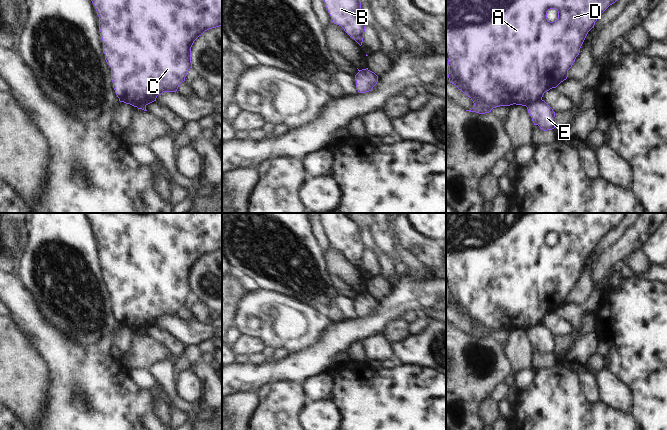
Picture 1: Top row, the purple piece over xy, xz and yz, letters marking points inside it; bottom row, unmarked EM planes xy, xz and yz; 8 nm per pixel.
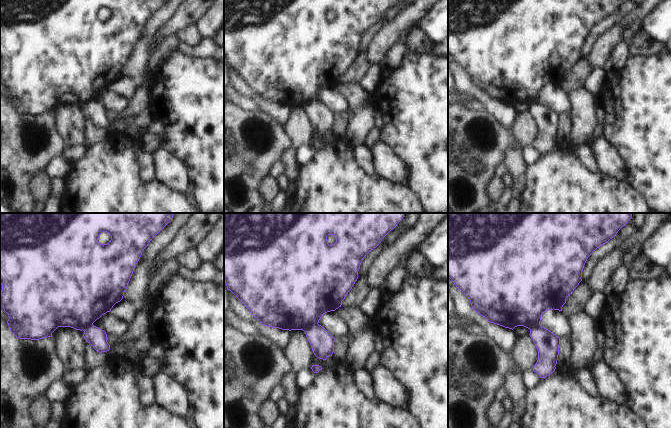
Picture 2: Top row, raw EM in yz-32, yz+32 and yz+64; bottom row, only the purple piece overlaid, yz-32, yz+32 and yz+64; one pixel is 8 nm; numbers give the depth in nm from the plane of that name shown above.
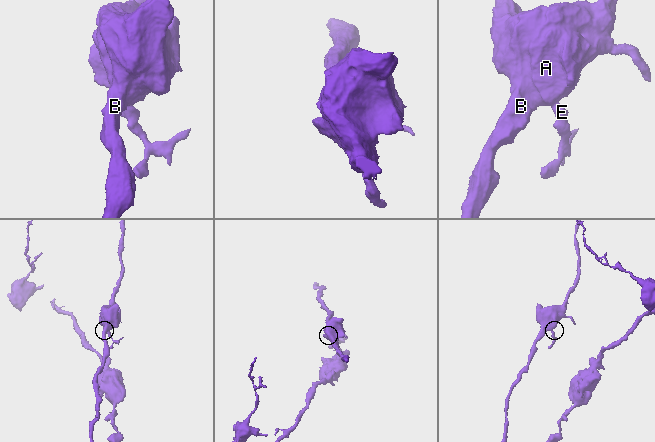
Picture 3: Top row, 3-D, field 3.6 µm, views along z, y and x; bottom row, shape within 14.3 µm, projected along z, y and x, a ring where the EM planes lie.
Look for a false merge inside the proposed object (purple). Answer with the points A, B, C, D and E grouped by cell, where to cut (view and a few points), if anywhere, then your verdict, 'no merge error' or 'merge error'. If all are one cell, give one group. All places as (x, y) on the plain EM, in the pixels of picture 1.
groups A B C D / E; cut yz (541, 322), (526, 330); merge error

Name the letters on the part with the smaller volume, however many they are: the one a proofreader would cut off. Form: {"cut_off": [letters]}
{"cut_off": ["E"]}

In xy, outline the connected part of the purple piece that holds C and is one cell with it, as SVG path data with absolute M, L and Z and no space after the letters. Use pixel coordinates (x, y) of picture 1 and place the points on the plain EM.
M86 213L99 241L99 254L103 265L105 284L111 291L113 312L120 326L134 331L148 329L163 316L176 316L185 301L191 287L191 271L194 265L205 255L222 250L222 213Z

